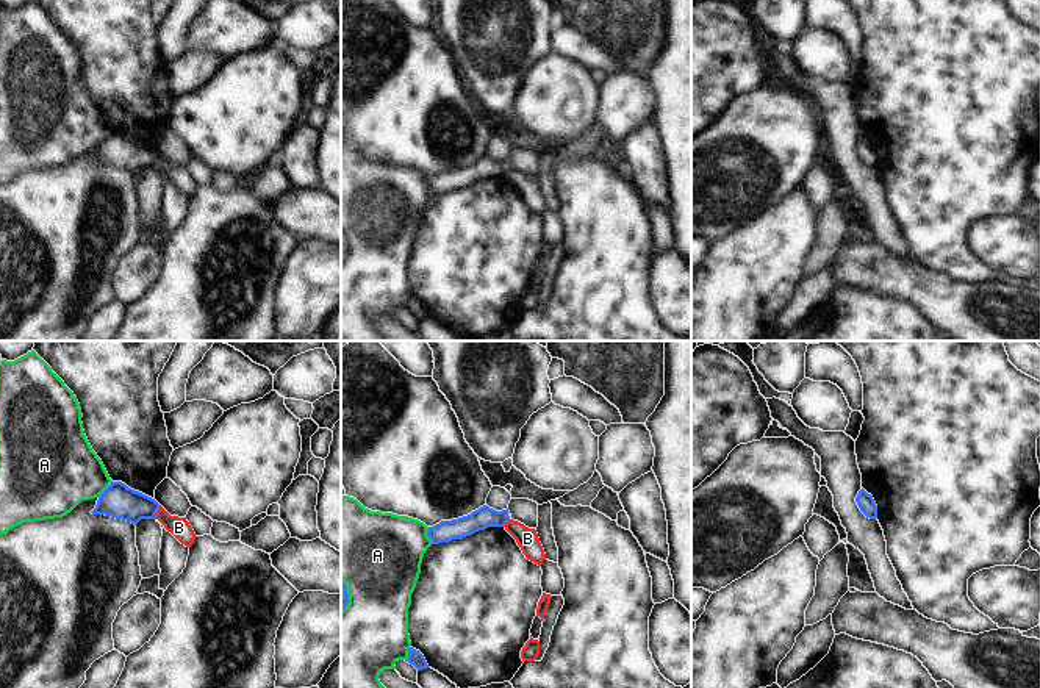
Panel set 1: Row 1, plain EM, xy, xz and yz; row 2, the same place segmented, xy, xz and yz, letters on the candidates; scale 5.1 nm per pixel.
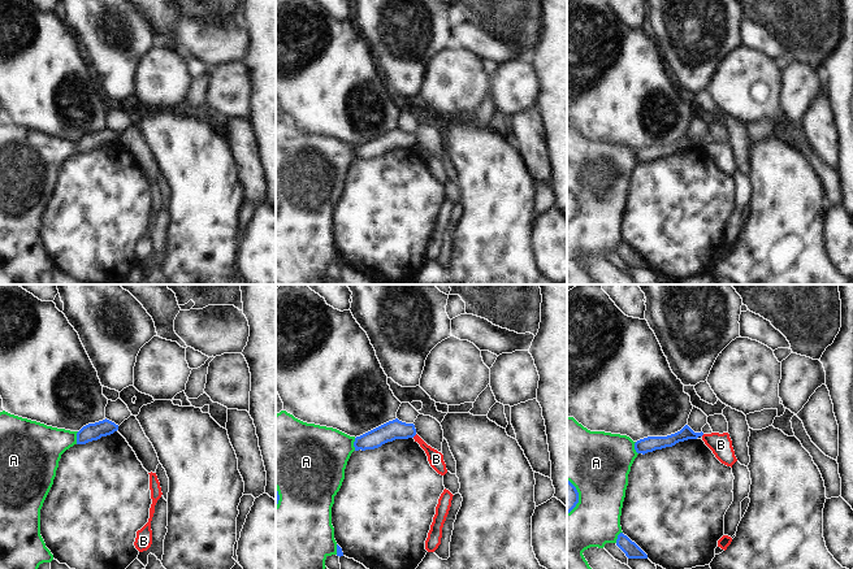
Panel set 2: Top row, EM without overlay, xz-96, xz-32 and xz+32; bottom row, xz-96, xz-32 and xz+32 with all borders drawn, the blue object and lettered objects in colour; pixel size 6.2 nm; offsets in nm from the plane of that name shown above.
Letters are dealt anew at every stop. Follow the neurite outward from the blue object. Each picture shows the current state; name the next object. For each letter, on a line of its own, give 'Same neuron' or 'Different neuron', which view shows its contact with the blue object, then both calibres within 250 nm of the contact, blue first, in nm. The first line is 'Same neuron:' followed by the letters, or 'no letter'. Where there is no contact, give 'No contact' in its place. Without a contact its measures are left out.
Same neuron: no letter
A: Different neuron. Touches blue in xz. Thickness 110 nm (blue) against 400 nm
B: Different neuron. Touches blue in xy. Thickness 180 nm (blue) against 100 nm.

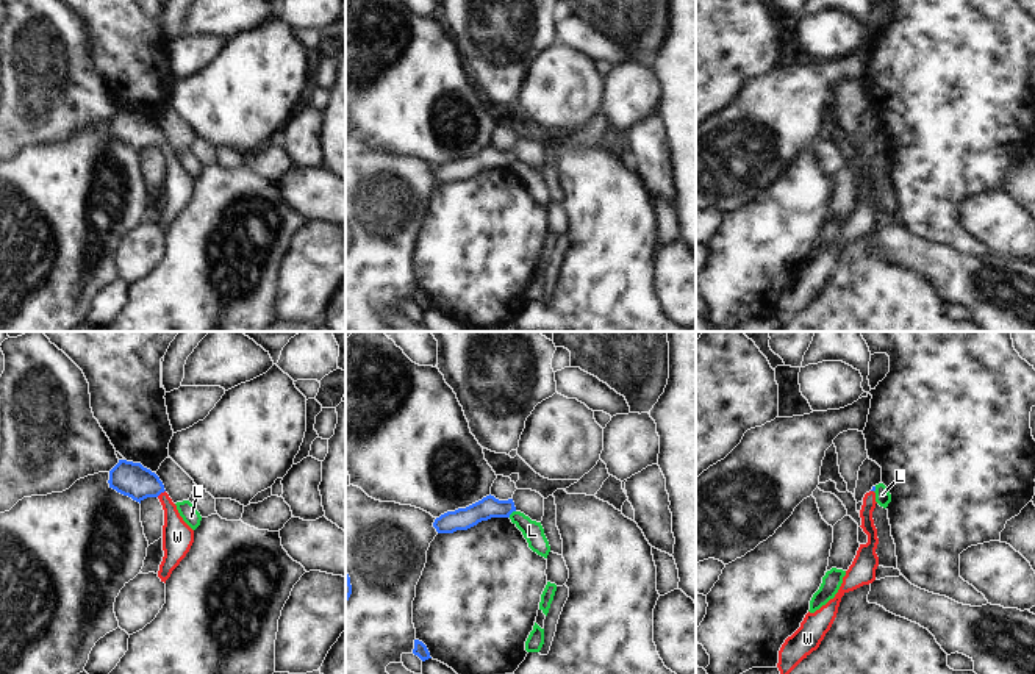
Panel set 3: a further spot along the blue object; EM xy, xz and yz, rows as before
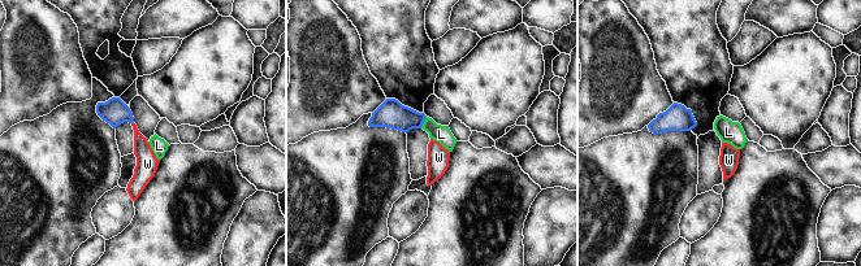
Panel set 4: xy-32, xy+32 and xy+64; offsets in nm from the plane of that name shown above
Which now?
Same neuron: W
L: Different neuron. Touches blue in xz. Thickness 110 nm (blue) against 110 nm
W: Same neuron. Touches blue in xy. Thickness 180 nm (blue) against 160 nm.

